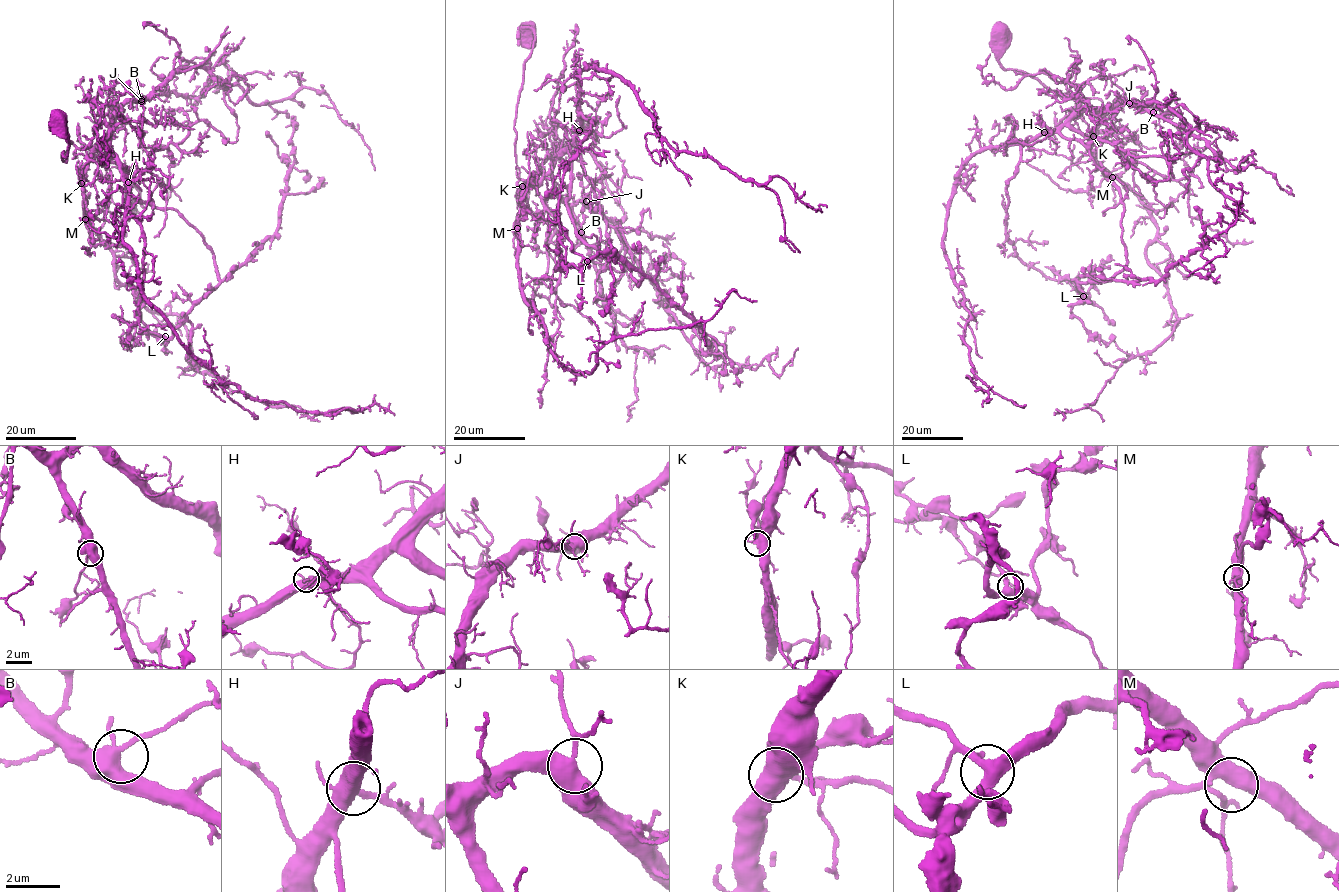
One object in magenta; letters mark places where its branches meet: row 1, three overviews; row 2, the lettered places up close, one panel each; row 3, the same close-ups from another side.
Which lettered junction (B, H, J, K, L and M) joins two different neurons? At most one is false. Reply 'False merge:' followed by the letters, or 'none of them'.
False merge: K

